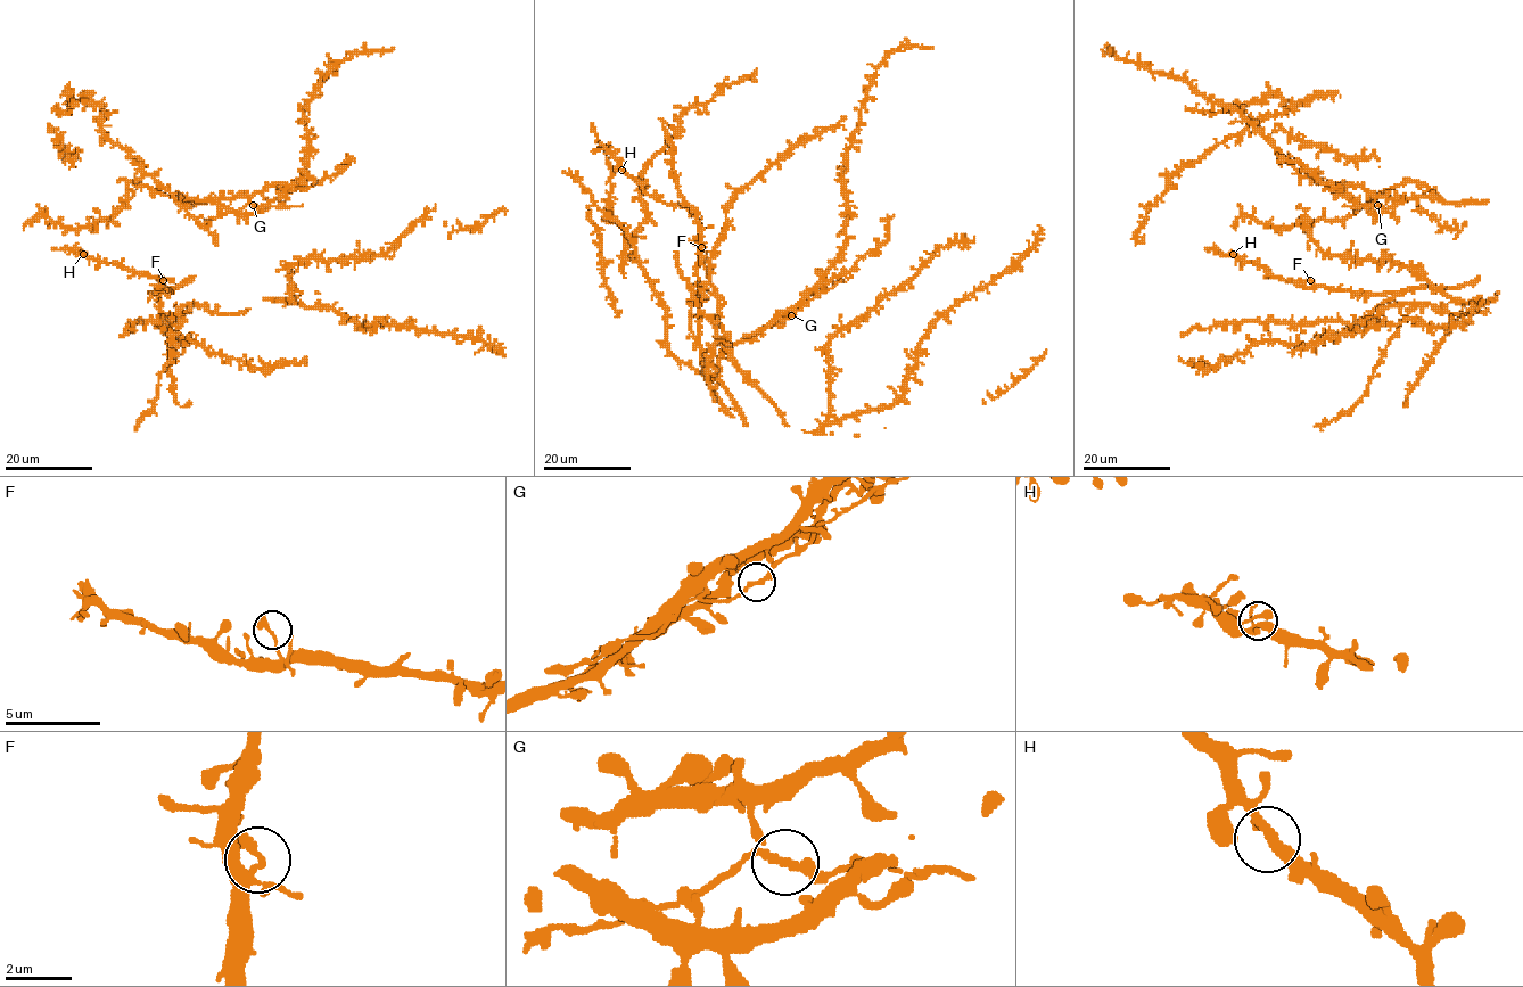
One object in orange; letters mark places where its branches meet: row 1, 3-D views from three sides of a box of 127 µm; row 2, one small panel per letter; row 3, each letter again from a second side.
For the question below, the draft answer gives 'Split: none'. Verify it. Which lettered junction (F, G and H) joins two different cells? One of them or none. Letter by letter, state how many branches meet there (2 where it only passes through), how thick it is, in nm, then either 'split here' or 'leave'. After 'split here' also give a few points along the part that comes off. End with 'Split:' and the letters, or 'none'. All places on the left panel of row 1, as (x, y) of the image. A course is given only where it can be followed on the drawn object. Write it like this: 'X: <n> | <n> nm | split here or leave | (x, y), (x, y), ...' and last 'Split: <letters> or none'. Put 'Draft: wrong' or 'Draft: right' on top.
Draft: right
F: 2 | 200 nm | leave
G: 3 | 200 nm | leave
H: 3 | 280 nm | leave
Split: none

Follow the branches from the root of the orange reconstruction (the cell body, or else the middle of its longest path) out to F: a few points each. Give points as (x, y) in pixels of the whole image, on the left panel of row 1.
F: (84, 255), (132, 272), (146, 272), (162, 281), (159, 286), (163, 280)

